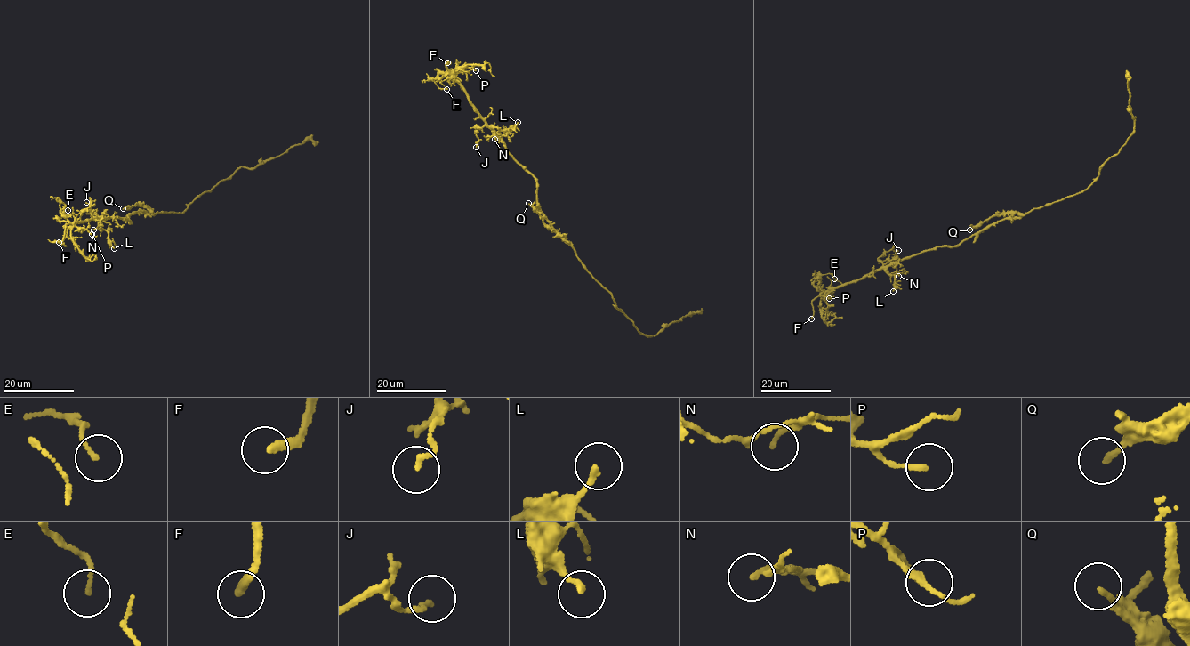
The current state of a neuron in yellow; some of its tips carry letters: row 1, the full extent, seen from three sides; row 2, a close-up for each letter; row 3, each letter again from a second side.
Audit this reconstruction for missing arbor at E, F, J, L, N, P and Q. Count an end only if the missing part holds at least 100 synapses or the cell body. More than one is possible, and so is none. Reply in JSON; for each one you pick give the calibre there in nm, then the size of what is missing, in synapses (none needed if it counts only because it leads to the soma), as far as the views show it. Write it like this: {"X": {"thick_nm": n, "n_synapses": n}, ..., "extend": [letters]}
{"F": {"thick_nm": 240}, "extend": ["F"]}

